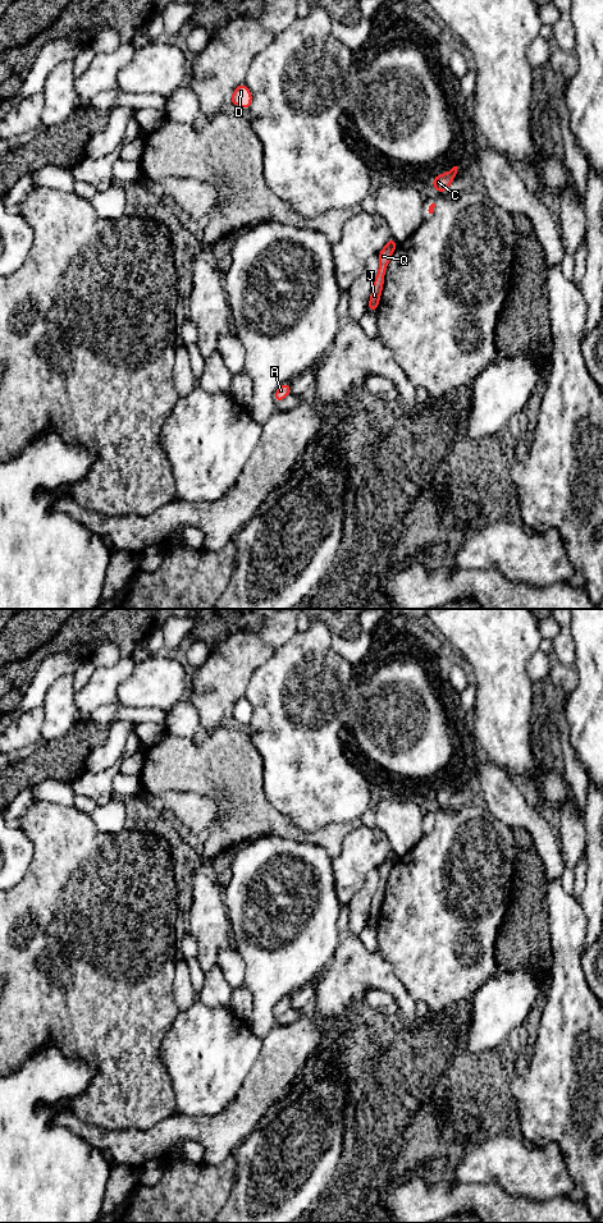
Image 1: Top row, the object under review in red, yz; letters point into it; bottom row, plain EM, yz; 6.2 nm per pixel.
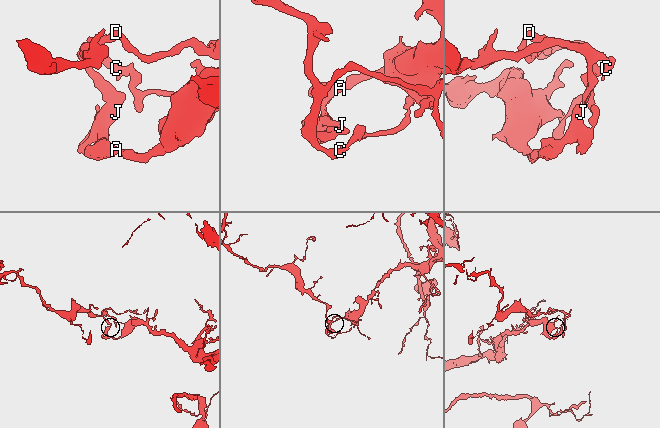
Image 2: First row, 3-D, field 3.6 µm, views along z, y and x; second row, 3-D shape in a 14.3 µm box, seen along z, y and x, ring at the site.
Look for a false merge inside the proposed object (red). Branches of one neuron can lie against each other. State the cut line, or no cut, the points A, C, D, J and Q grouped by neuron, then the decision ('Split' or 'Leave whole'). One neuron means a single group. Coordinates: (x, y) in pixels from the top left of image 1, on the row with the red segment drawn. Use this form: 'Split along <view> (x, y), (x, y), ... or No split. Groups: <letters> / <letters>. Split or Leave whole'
Split along yz (385, 244), (397, 246). Groups: A J Q / C D. Split

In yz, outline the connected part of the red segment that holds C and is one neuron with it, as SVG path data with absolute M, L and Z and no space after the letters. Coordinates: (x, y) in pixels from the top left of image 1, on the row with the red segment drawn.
M453 166L451 170L431 178L431 183L433 183L433 187L437 192L437 194L439 194L449 188L451 183L453 182L453 179L457 174L457 169L458 169L458 166Z

